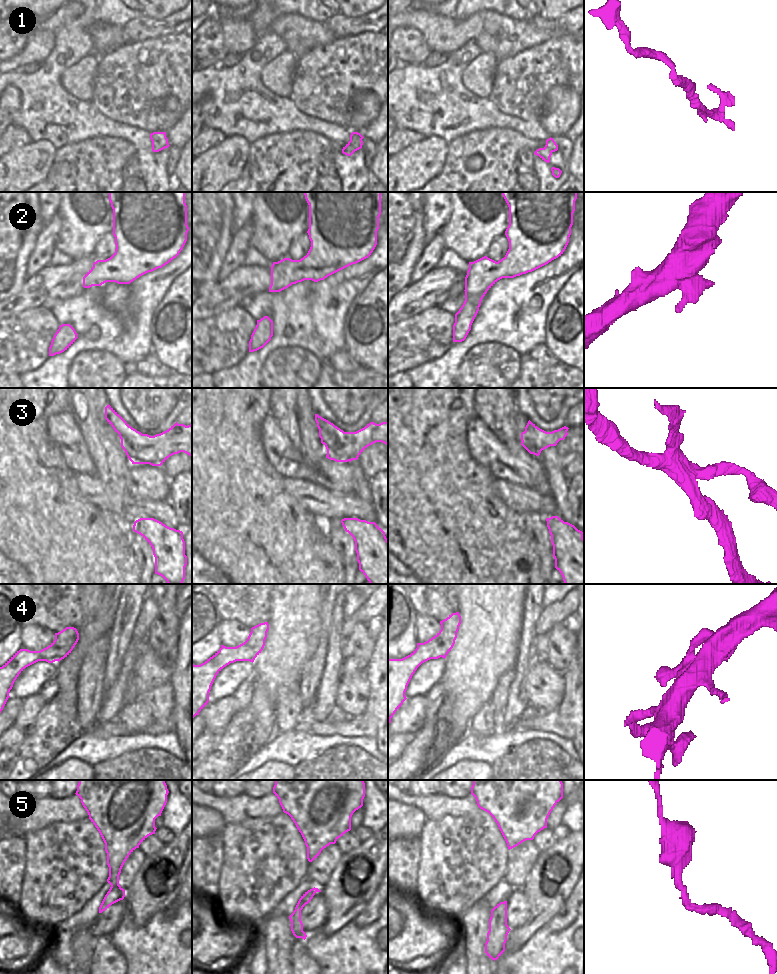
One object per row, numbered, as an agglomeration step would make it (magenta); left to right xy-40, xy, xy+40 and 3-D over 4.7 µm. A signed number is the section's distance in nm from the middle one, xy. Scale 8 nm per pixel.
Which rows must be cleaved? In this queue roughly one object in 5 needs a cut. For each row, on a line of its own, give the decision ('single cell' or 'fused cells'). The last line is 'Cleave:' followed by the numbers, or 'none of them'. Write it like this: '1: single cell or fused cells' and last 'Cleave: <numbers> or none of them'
1: single cell
2: single cell
3: fused cells
4: single cell
5: single cell
Cleave: 3

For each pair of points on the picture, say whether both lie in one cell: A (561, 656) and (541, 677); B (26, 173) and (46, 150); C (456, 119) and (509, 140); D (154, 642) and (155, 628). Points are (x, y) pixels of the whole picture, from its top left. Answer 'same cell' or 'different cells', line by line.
A: different cells
B: same cell
C: different cells
D: same cell

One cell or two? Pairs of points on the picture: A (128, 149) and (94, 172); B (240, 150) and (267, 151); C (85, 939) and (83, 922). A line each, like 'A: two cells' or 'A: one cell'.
A: one cell
B: two cells
C: two cells

